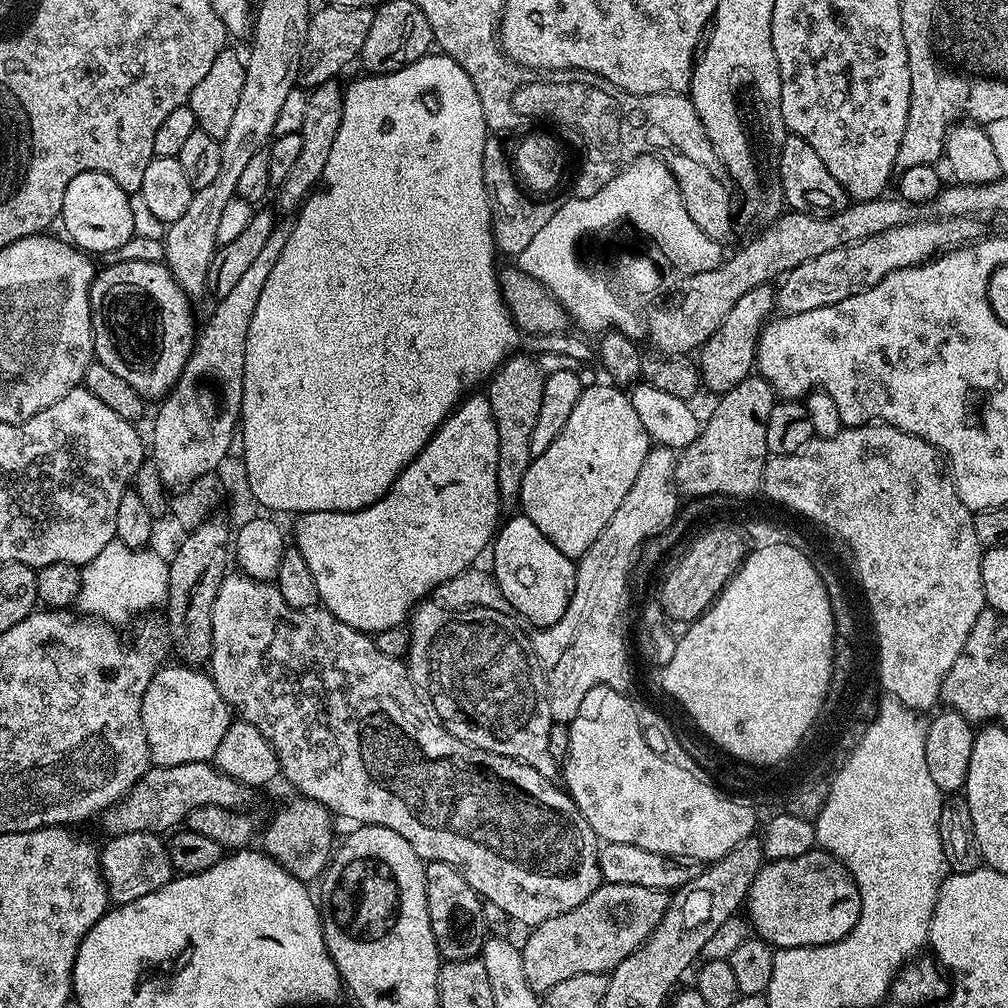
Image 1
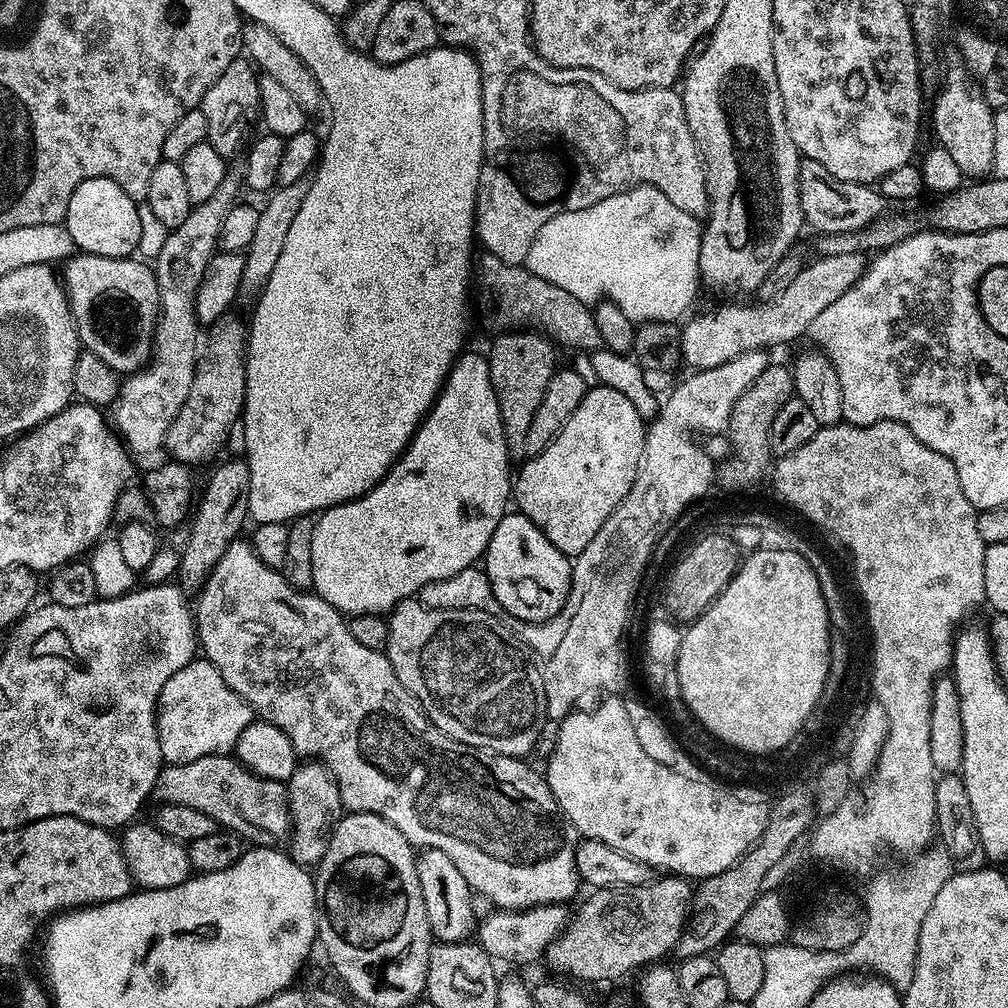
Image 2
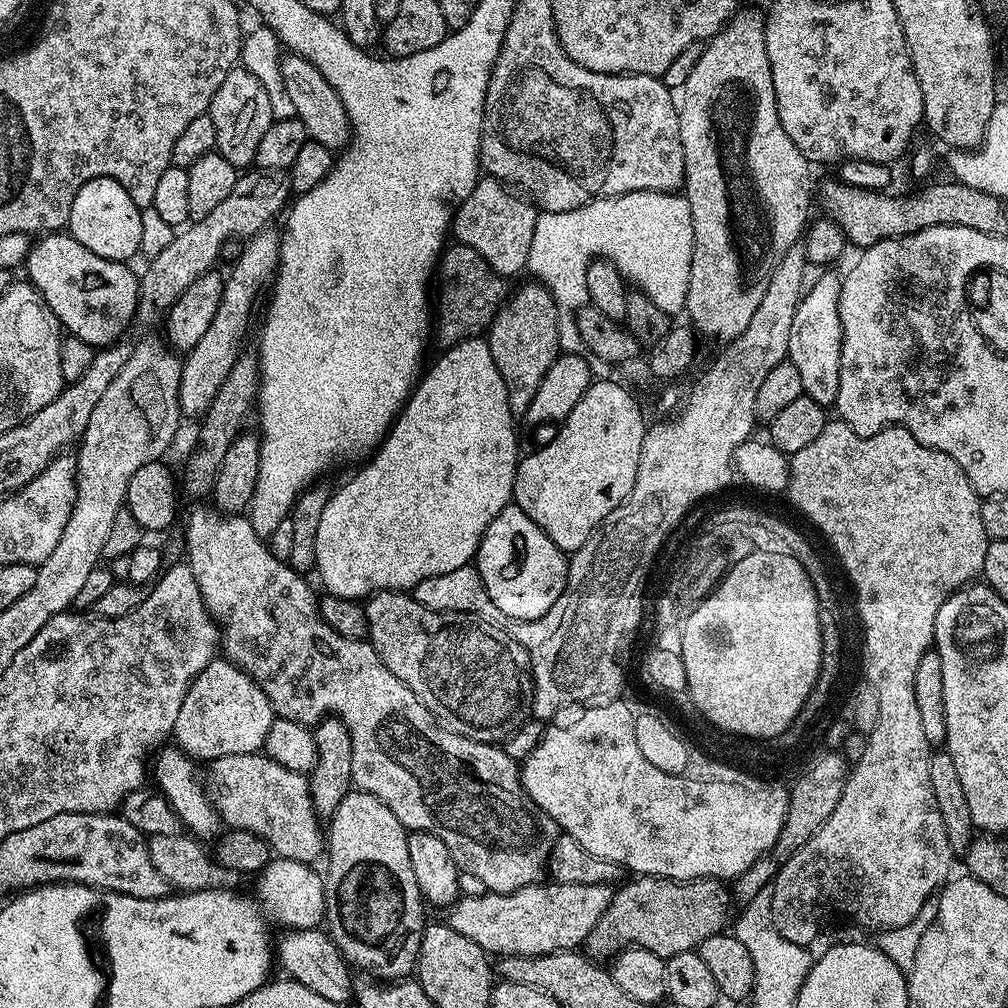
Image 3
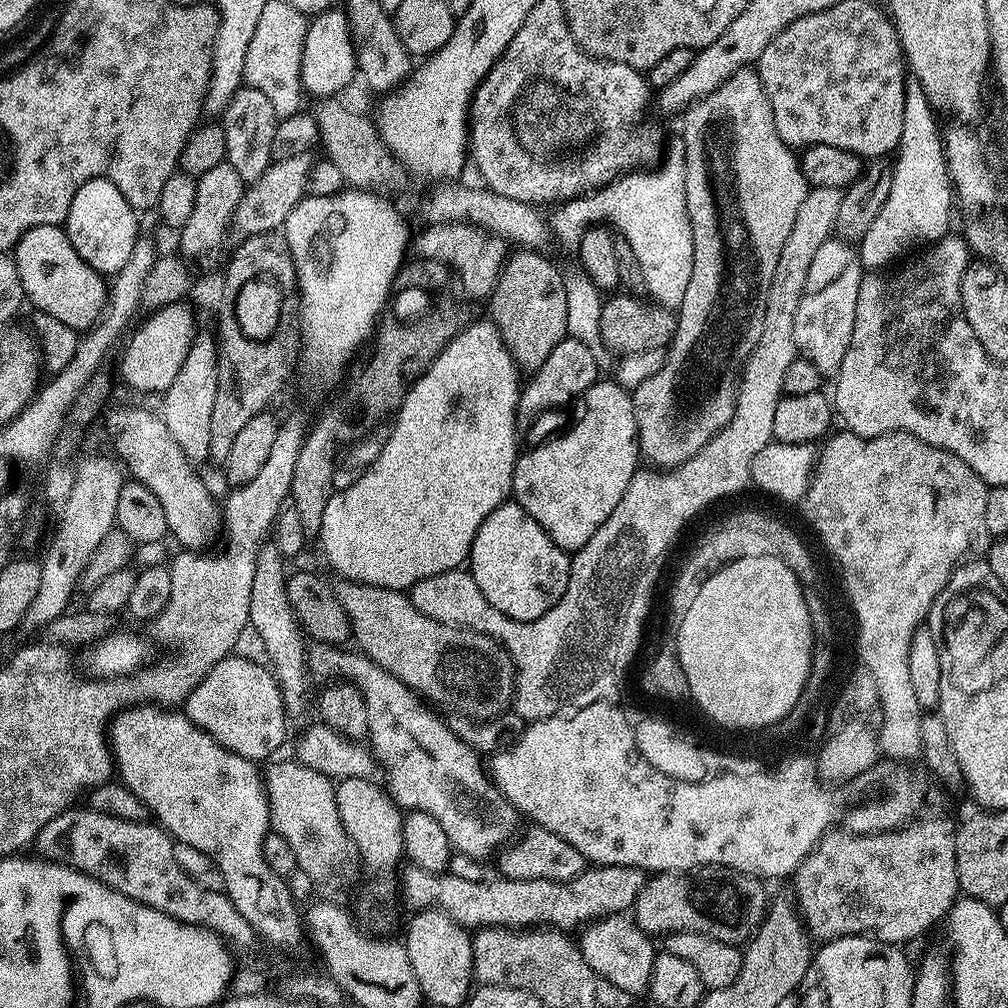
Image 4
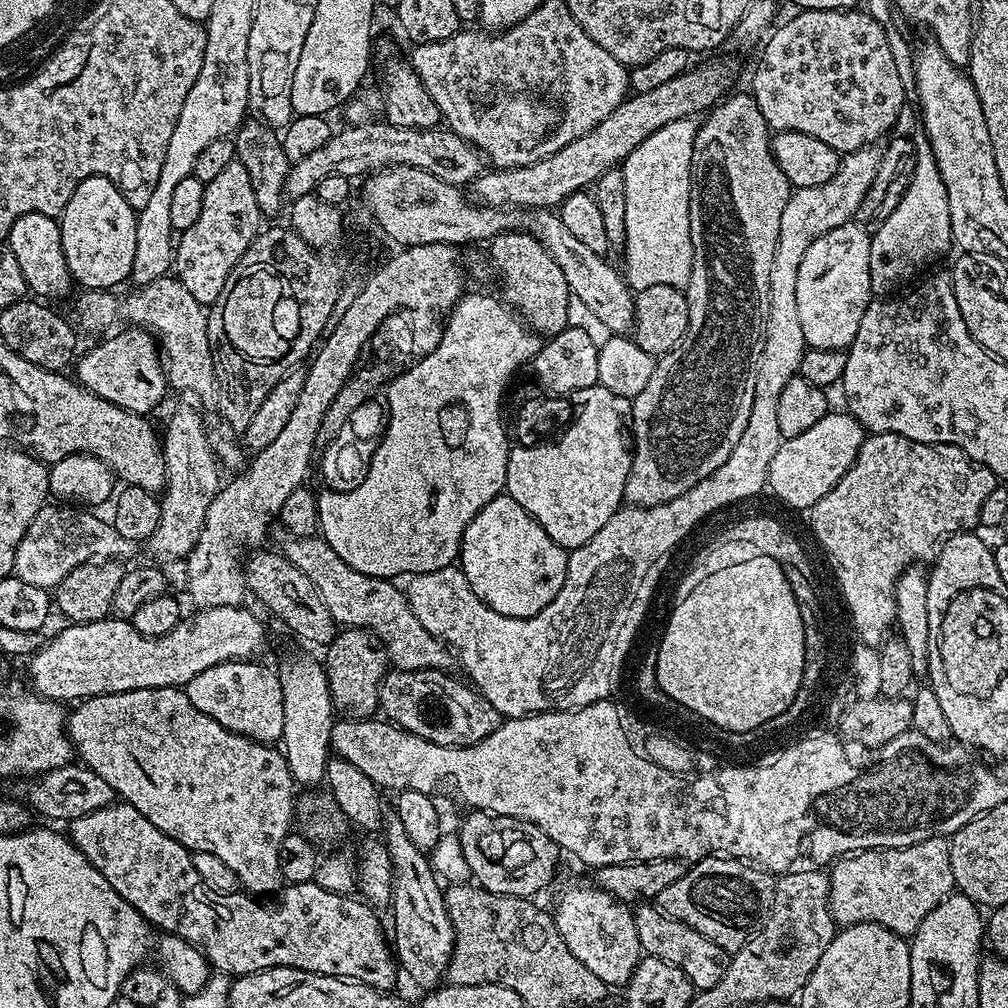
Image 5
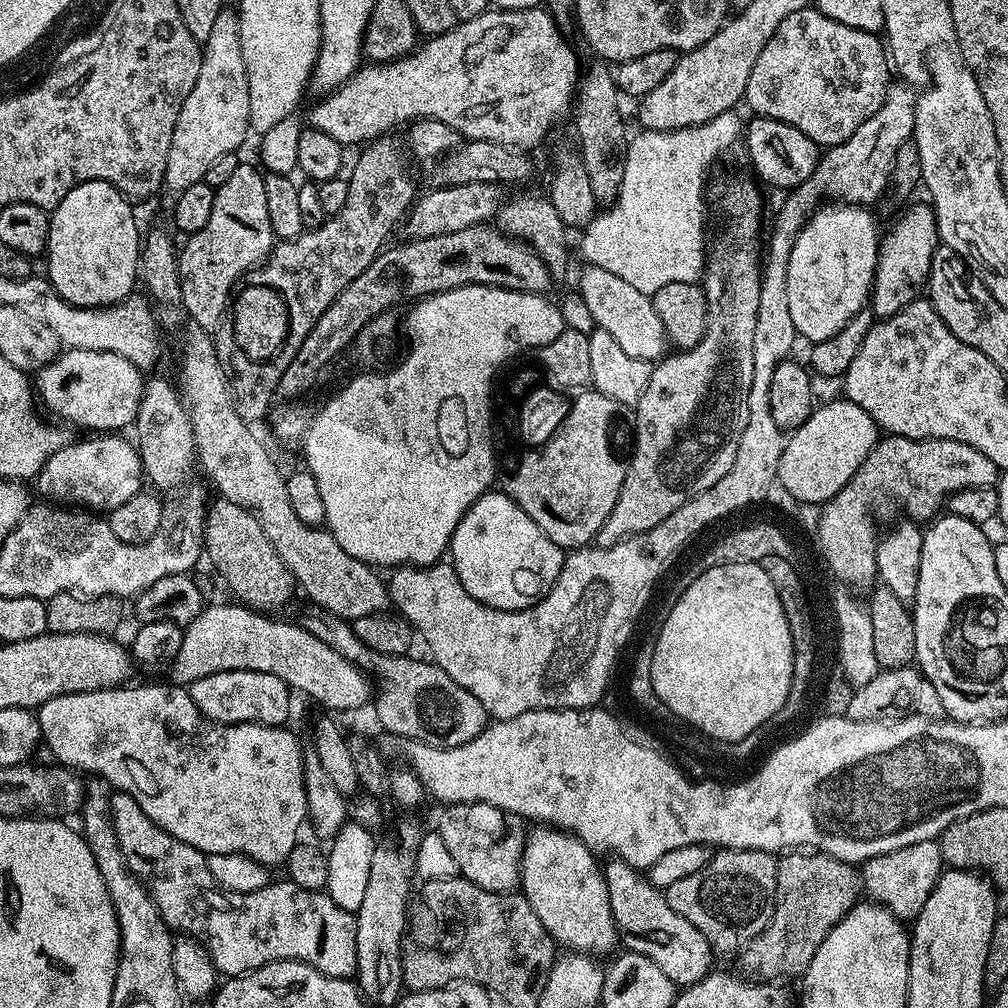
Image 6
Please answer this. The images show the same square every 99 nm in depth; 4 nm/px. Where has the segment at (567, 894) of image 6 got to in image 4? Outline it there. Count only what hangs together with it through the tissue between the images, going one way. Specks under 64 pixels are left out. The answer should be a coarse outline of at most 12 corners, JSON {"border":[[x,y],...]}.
{"border":[[635,919],[593,920],[582,958],[633,998],[647,993],[658,952]]}

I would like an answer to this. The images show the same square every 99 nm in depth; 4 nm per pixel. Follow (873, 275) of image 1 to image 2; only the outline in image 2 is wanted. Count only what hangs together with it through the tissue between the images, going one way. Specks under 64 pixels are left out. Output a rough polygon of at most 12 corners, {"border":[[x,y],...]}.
{"border":[[859,252],[805,263],[778,298],[680,328],[681,361],[713,368],[803,337],[858,282]]}

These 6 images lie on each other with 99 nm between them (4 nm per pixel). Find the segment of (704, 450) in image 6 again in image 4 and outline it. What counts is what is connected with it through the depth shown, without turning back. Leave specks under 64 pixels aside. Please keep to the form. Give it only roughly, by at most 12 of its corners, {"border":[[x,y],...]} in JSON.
{"border":[[759,71],[683,113],[692,269],[632,392],[660,470],[732,421],[810,190]]}

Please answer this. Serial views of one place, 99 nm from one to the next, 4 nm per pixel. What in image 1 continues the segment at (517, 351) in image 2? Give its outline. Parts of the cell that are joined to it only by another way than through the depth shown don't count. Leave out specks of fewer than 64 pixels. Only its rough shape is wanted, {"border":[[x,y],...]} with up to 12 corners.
{"border":[[513,354],[486,395],[503,511],[522,496],[545,372]]}

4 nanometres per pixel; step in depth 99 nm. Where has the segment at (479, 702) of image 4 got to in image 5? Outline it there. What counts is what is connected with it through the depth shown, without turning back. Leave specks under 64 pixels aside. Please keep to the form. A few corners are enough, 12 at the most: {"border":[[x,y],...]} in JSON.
{"border":[[288,538],[337,625],[374,633],[393,669],[451,669],[448,645],[392,580],[322,538]]}

